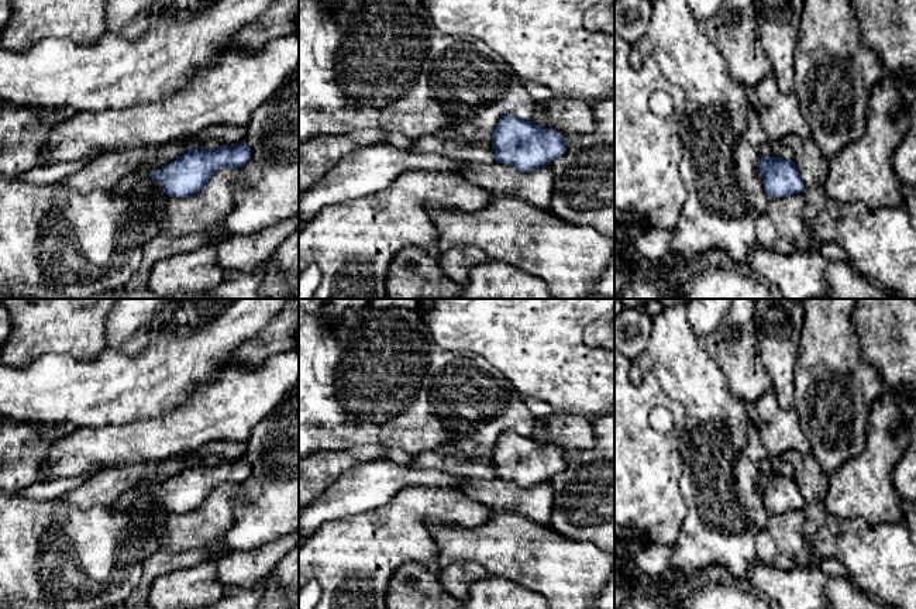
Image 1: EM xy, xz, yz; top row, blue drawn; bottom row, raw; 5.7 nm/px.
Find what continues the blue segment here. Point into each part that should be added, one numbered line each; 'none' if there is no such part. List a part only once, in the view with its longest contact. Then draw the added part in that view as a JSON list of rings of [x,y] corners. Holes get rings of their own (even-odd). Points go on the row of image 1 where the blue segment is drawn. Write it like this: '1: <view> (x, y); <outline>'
none

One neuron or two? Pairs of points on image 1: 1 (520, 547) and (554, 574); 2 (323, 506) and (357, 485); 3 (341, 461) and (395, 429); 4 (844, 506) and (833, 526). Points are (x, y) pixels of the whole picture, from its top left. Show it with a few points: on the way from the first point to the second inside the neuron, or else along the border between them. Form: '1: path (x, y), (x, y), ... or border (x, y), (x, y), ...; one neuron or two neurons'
1: path (529, 554), (534, 554), (546, 566); one neuron
2: path (331, 505), (348, 494); one neuron
3: border (384, 446), (362, 444), (337, 451); two neurons
4: border (829, 485), (827, 509), (840, 520); two neurons

